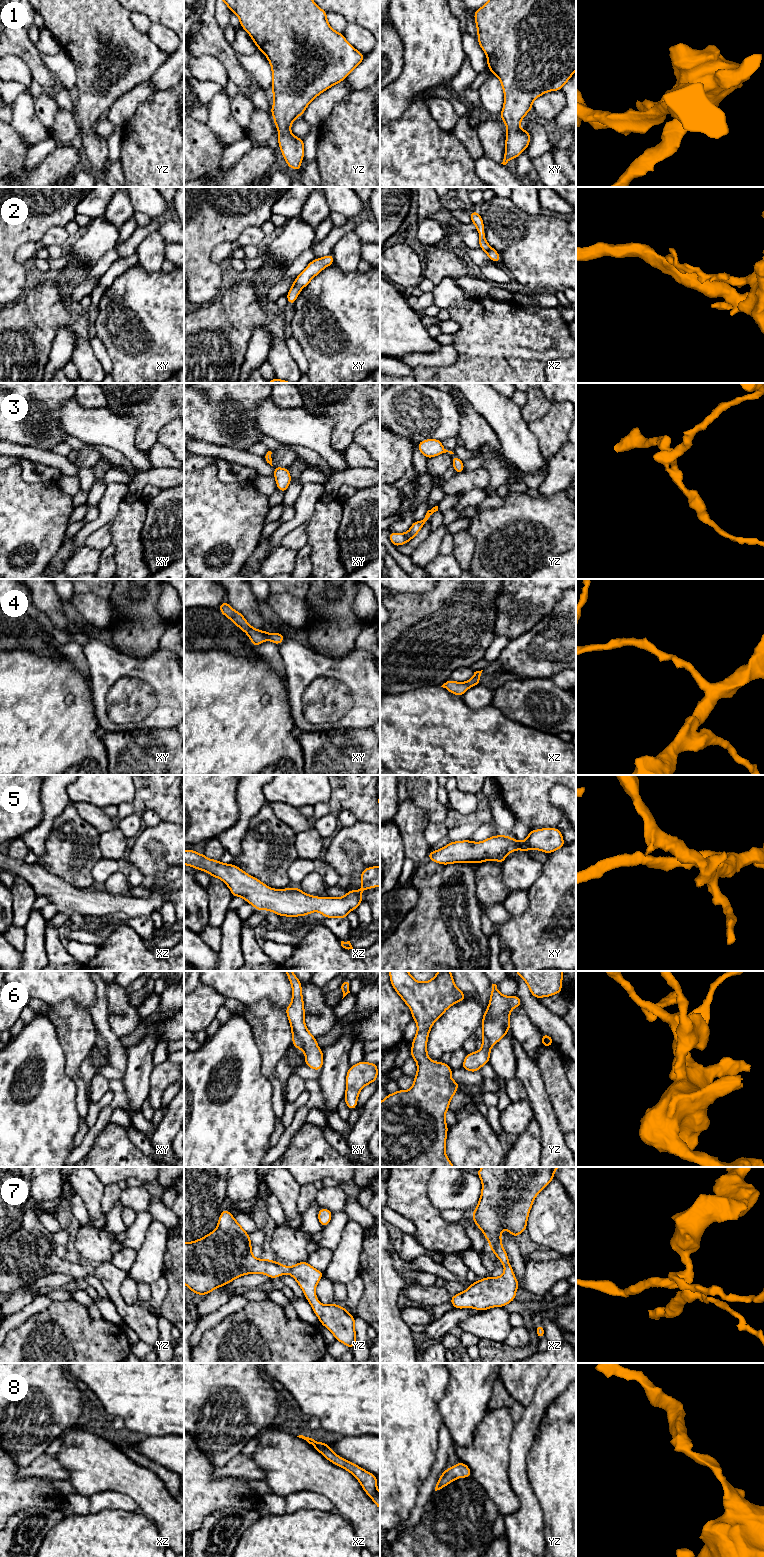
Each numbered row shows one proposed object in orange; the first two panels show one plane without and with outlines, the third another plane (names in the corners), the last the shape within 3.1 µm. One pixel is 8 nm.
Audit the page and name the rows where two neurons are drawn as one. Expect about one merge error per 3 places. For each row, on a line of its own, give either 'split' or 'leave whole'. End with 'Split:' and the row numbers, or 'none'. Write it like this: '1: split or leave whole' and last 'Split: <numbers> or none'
1: leave whole
2: split
3: leave whole
4: leave whole
5: leave whole
6: leave whole
7: leave whole
8: leave whole
Split: 2

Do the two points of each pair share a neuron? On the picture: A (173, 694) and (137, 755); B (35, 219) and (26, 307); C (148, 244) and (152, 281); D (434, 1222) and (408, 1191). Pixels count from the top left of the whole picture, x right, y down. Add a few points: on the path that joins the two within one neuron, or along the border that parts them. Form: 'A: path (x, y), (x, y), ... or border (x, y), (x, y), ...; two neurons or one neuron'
A: border (173, 728), (139, 728), (129, 731); two neurons
B: border (21, 297), (10, 306); two neurons
C: border (138, 263), (148, 271), (160, 270); two neurons
D: path (426, 1214), (413, 1199); one neuron

